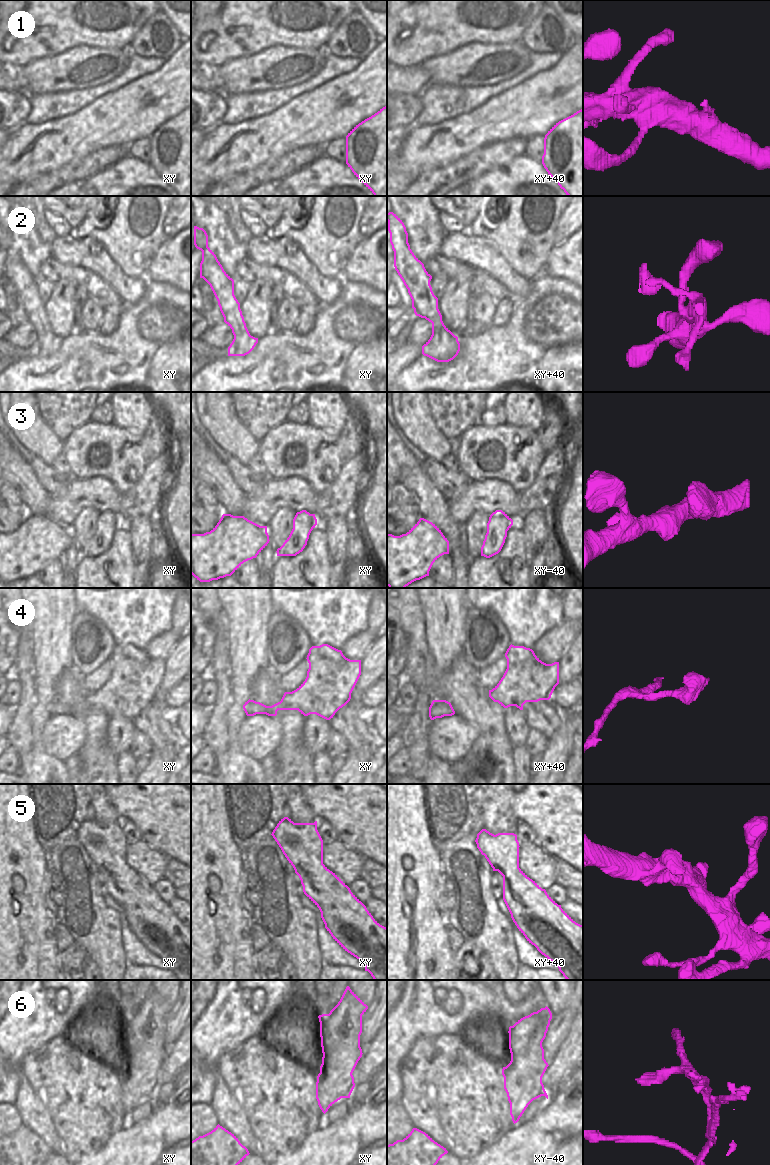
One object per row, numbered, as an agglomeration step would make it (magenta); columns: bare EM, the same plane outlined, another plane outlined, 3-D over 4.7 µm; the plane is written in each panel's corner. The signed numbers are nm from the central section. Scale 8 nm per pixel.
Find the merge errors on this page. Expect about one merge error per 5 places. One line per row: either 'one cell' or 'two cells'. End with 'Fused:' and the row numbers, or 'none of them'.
1: one cell
2: one cell
3: one cell
4: one cell
5: one cell
6: two cells
Fused: 6

